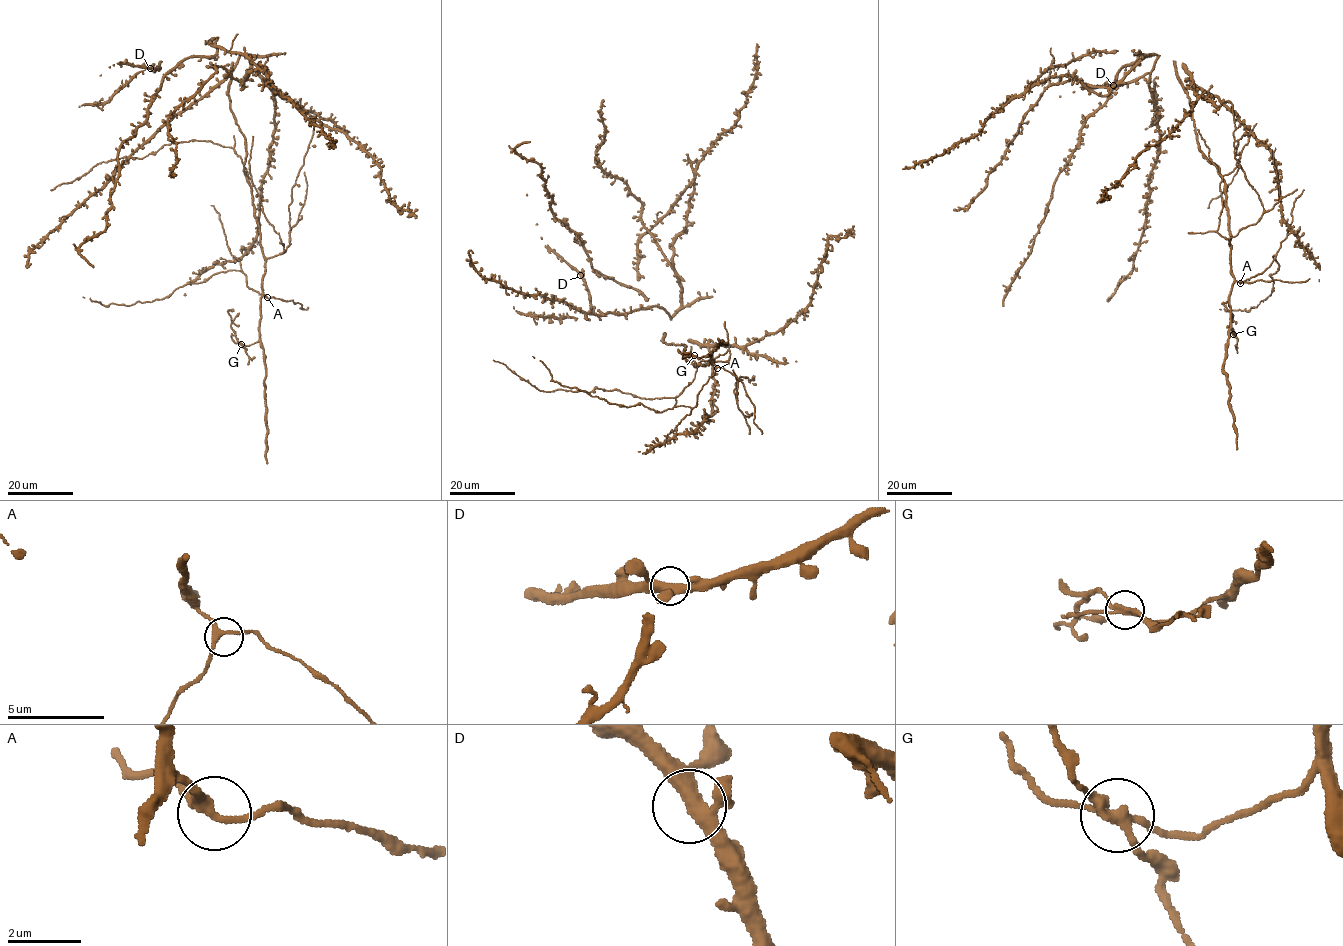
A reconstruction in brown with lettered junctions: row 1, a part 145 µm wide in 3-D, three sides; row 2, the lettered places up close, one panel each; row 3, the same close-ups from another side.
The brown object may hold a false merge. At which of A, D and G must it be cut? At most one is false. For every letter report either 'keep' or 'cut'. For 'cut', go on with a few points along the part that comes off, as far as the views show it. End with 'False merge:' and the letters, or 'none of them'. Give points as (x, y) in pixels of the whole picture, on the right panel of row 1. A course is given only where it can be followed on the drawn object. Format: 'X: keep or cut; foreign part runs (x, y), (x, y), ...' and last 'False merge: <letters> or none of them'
A: keep
D: keep
G: cut; foreign part runs (1233, 334), (1229, 331), (1232, 314), (1223, 303), (1227, 300)
False merge: G

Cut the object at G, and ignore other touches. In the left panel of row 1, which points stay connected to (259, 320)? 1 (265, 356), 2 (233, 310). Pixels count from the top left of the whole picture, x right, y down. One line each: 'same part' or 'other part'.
1: same part
2: other part

